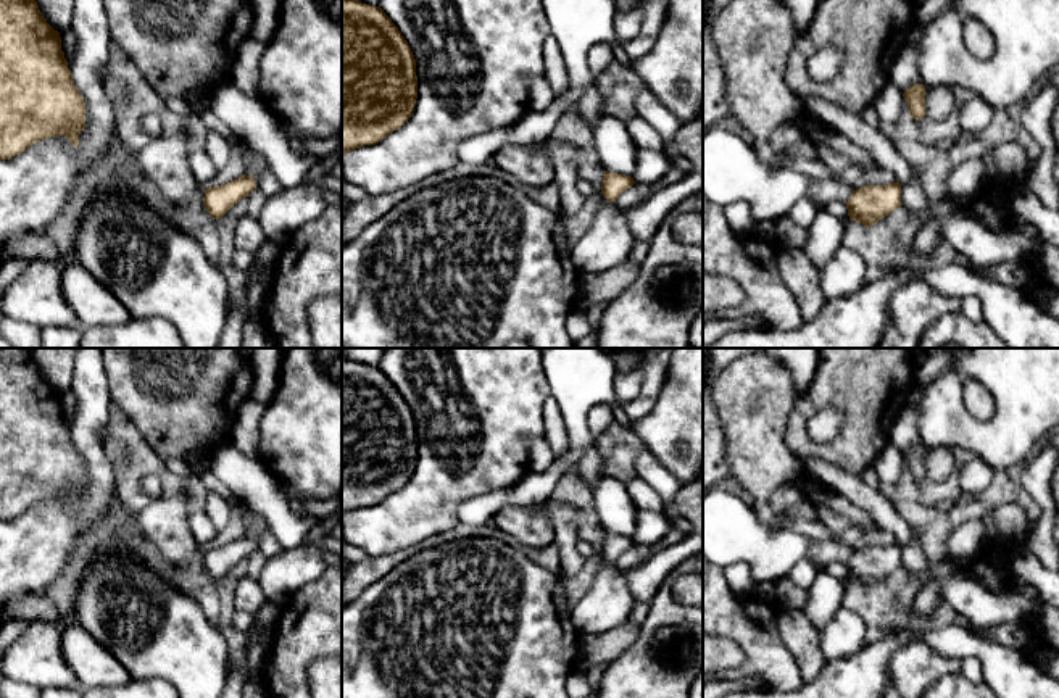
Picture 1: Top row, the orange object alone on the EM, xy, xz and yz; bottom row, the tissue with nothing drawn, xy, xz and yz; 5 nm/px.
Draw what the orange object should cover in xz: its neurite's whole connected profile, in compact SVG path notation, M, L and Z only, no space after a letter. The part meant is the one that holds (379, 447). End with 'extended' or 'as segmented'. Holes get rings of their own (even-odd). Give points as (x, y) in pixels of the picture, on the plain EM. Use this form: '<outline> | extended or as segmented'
M342 361L342 516L376 506L411 479L414 416L380 368Z | as segmented

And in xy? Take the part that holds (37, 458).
M0 348L0 521L48 498L64 496L76 509L84 488L84 458L73 443L60 393L42 377L32 351Z | as segmented

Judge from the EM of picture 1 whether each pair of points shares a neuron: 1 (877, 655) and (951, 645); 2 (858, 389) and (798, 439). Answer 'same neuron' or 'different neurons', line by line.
1: different neurons
2: same neuron

